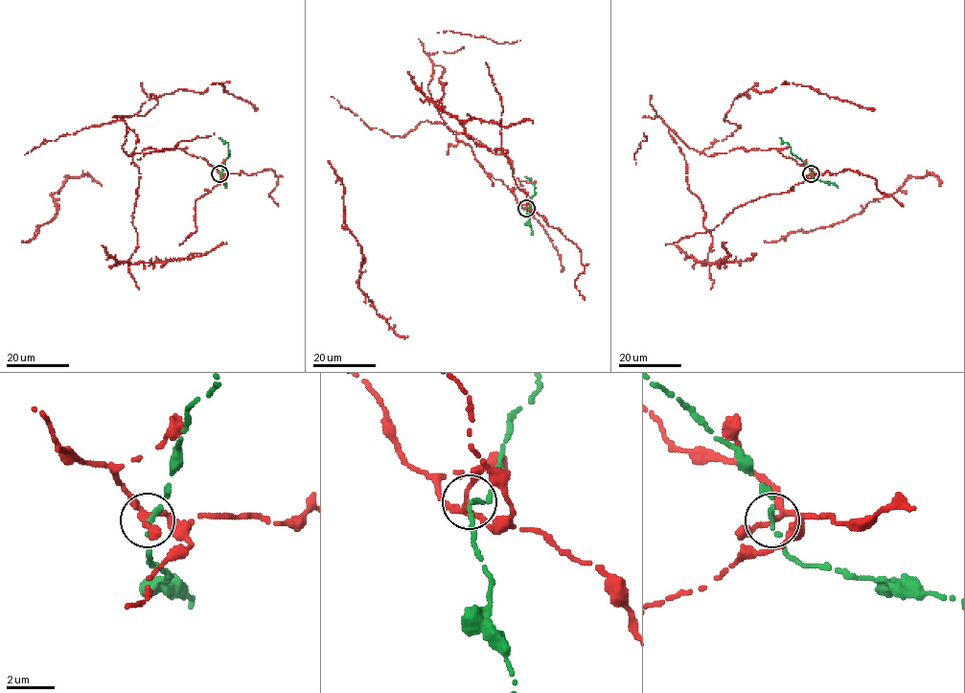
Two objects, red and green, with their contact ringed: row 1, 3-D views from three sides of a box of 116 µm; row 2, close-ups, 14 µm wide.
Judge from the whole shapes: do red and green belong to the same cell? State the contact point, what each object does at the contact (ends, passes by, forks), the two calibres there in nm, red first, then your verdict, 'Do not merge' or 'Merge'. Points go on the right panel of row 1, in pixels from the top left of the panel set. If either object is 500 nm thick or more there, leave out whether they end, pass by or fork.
Place: (811, 173). At the ring red forks. At the ring green passes by. Thickness 200 nm (red) against 190 nm. Do not merge

